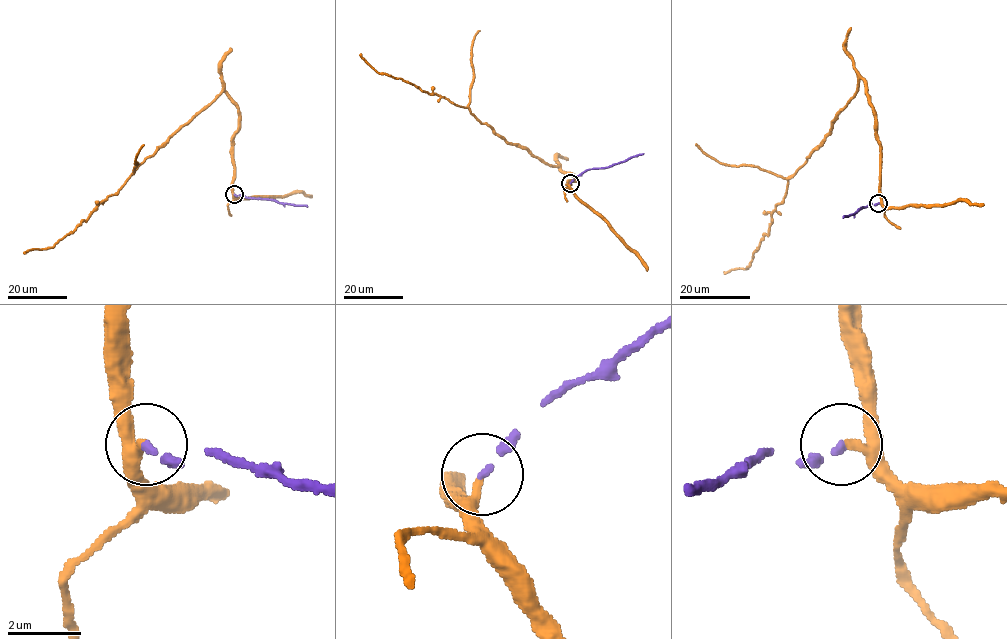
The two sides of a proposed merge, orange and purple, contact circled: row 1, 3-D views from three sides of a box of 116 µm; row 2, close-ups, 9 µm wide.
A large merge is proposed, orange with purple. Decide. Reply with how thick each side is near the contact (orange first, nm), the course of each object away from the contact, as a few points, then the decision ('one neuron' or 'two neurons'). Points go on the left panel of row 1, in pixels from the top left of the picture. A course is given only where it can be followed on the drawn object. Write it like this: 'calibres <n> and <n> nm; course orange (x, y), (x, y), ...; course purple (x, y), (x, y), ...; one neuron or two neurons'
calibres 240 and 180 nm; course orange (234, 194), (233, 143), (238, 114), (235, 101), (223, 90), (72, 232), (50, 247), (23, 253); course purple (234, 194), (307, 206); one neuron

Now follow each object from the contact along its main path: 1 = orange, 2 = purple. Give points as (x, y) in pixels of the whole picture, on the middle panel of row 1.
1: (570, 183), (574, 179), (571, 173), (508, 143), (468, 107), (377, 72), (359, 55)
2: (570, 183), (588, 169), (608, 167), (643, 153)

